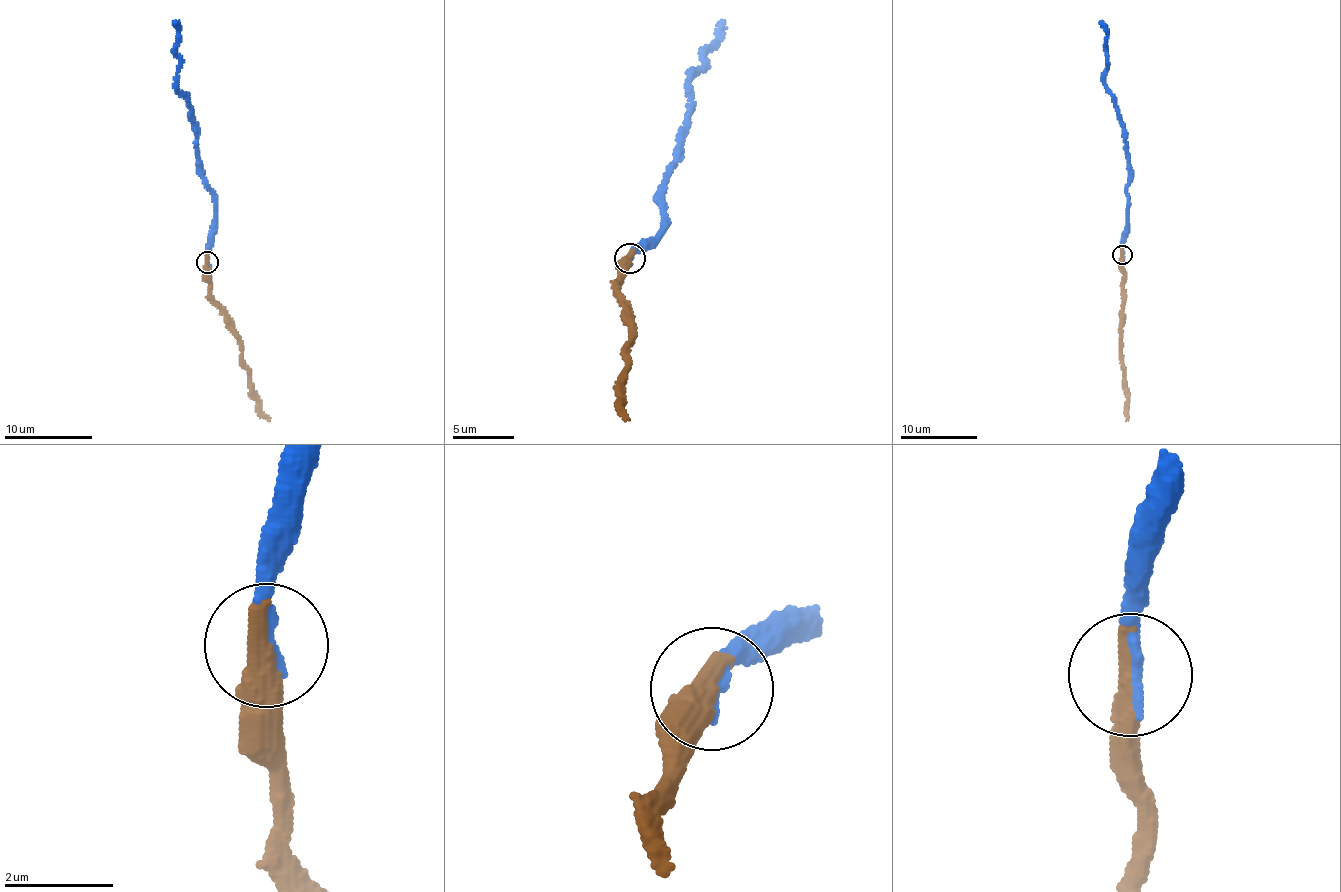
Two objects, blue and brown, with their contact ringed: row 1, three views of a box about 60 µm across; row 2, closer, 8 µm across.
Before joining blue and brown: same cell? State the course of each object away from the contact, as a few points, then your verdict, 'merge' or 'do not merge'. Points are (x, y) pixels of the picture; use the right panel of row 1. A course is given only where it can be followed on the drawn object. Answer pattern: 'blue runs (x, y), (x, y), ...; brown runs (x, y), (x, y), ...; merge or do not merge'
blue runs (1122, 255), (1128, 175), (1125, 131), (1115, 99), (1105, 82), (1107, 29), (1099, 22); brown runs (1122, 255), (1120, 334), (1127, 398), (1125, 421); merge

